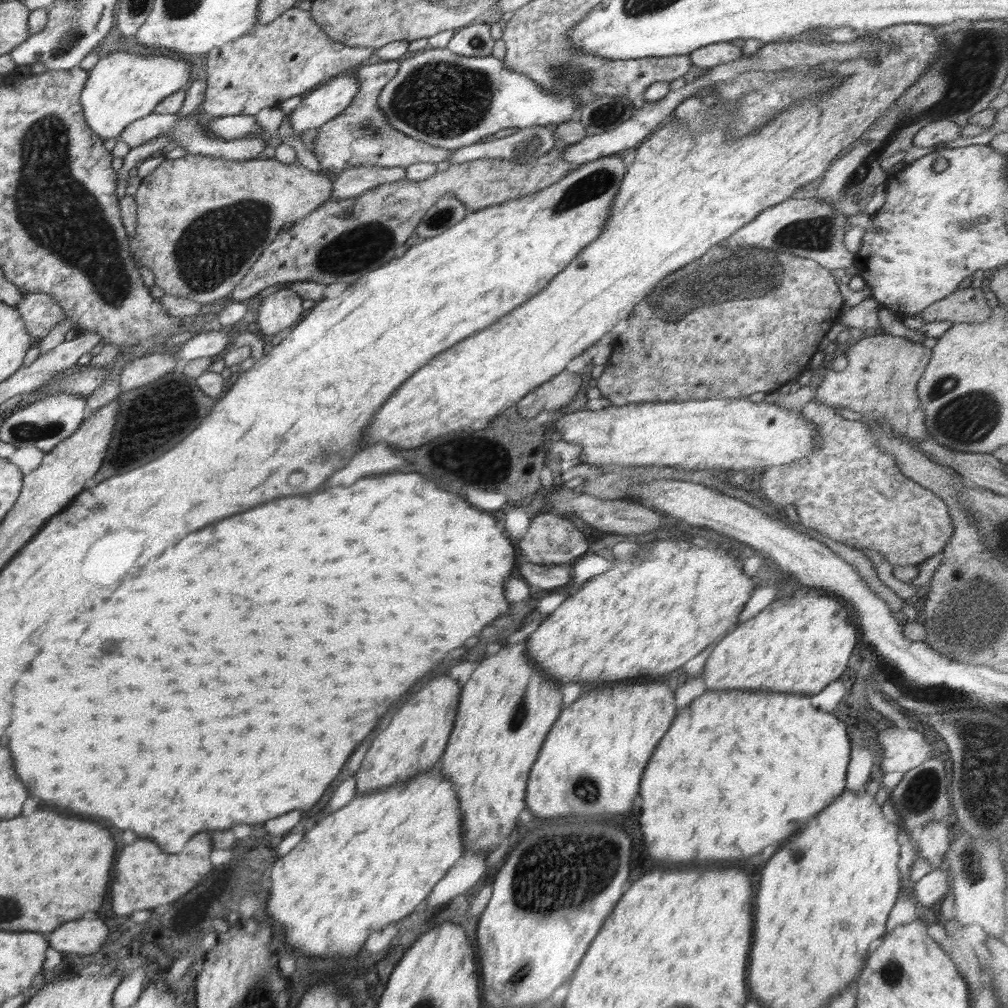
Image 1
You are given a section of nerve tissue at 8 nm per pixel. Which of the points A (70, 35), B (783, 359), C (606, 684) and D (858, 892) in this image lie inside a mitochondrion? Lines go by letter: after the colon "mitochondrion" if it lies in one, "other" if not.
A: mitochondrion
B: other
C: other
D: other

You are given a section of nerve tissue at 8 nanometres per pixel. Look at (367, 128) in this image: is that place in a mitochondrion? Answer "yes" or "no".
yes

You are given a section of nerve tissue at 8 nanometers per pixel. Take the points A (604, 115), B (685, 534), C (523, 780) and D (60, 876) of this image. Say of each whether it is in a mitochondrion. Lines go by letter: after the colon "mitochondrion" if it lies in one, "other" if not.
A: mitochondrion
B: other
C: other
D: other

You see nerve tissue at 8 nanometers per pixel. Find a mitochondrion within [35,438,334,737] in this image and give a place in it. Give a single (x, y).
(108, 649)

